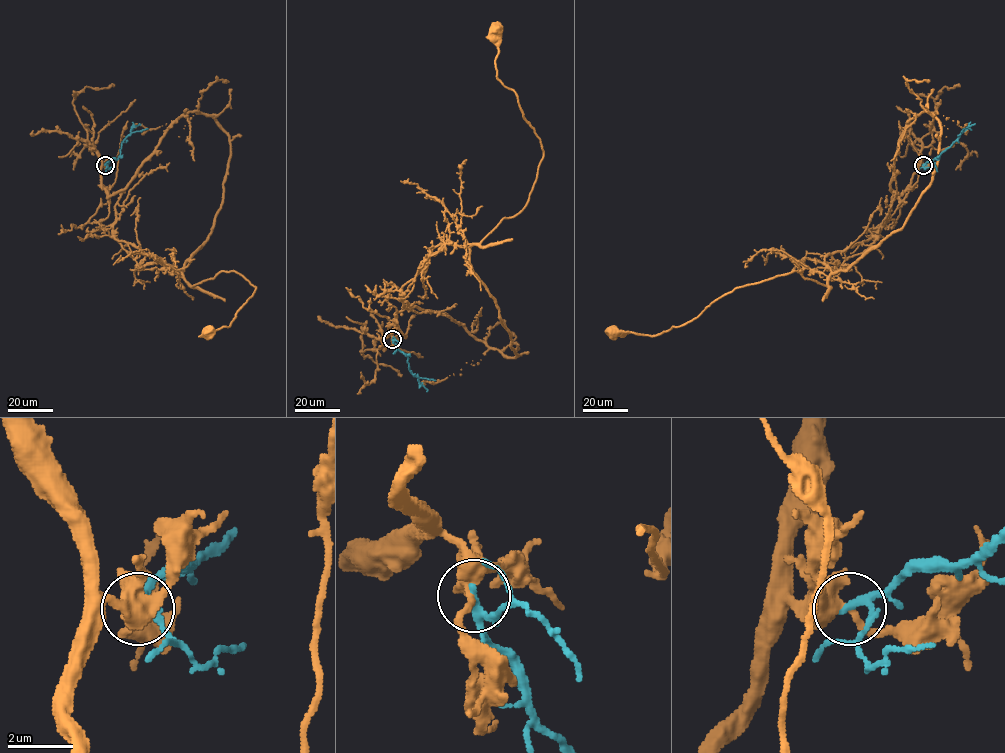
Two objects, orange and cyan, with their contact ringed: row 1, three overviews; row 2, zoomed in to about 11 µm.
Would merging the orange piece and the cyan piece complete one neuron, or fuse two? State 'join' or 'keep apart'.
keep apart

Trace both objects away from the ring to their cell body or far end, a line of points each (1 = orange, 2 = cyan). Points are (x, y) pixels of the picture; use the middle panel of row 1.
1: (392, 339), (391, 289), (442, 241), (479, 243), (519, 213), (536, 179), (540, 139), (497, 77), (497, 30)
2: (392, 339), (408, 358), (409, 370), (426, 391)

